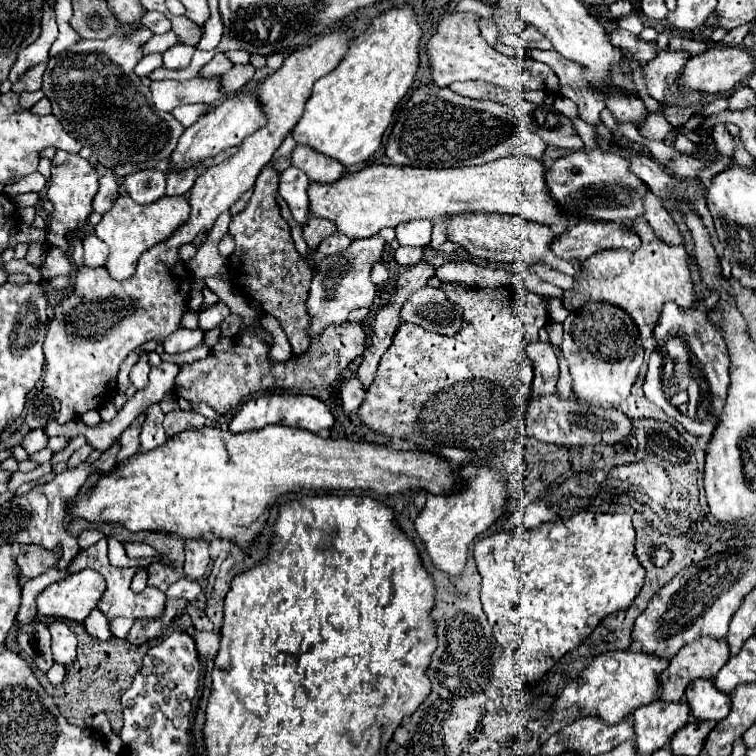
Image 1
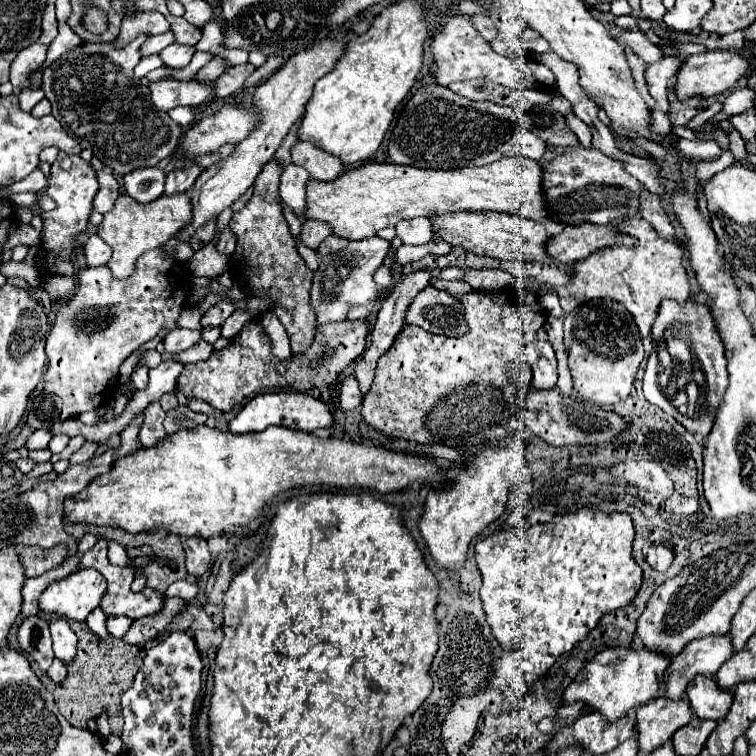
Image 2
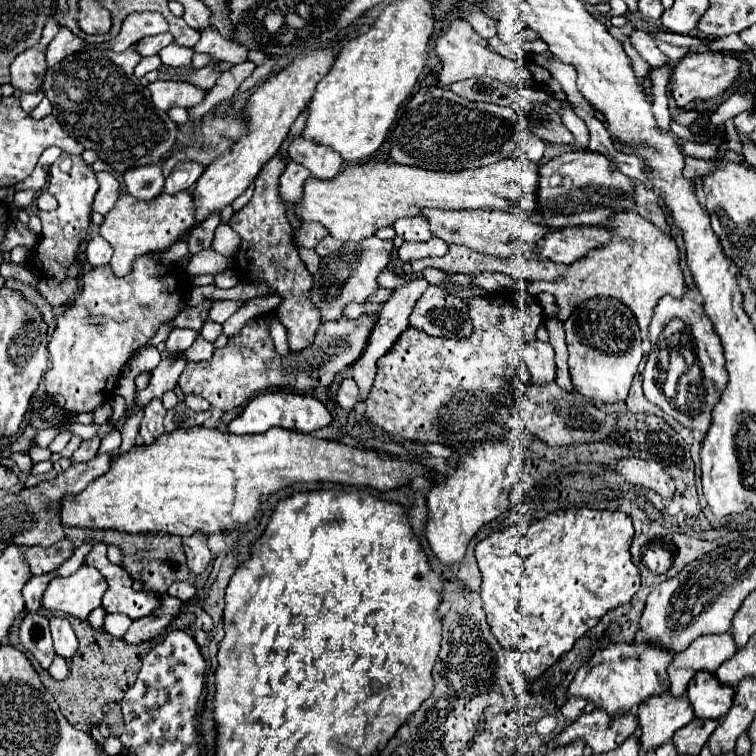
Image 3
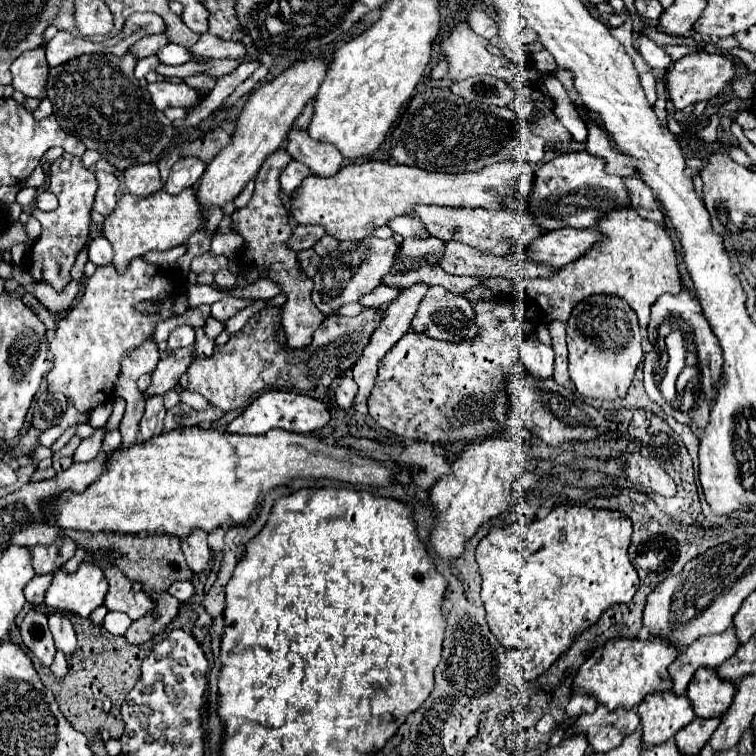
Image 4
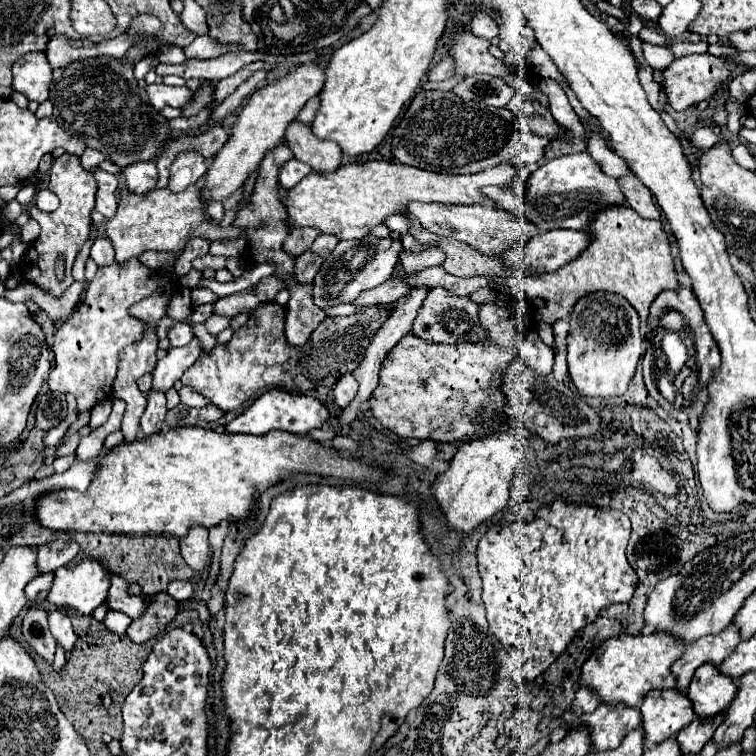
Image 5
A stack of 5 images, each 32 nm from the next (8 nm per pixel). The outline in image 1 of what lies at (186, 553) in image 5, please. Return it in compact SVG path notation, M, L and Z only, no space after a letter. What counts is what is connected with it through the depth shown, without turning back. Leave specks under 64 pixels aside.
M186 540L186 562L184 562L184 576L190 580L198 580L206 574L210 564L208 544L202 540Z

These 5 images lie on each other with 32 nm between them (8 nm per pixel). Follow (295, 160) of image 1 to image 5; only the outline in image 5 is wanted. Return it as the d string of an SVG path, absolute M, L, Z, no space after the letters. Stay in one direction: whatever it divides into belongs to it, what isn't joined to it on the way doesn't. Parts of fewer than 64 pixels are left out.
M294 120L286 130L286 144L292 150L294 158L308 164L318 174L332 174L342 162L342 152L336 144L328 144L328 140L316 140L308 132L310 126Z

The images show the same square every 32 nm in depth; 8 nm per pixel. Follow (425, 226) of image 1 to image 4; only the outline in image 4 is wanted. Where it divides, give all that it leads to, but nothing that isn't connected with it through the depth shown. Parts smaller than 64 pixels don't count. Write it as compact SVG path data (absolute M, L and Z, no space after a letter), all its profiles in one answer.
M398 216L396 220L390 220L388 226L396 234L400 234L402 238L420 238L420 240L426 240L430 236L426 232L424 222L420 222L420 218L416 218L416 216Z

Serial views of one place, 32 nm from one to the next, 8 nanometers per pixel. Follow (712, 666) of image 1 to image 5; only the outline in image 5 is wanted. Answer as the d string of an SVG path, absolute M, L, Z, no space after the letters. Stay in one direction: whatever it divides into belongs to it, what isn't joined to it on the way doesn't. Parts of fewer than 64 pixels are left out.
M730 624L720 634L704 636L692 642L686 648L686 652L672 664L672 674L676 678L676 690L684 692L688 688L698 666L702 664L720 666L722 660L726 660L736 650L738 644L740 644L740 636L738 636L736 624Z

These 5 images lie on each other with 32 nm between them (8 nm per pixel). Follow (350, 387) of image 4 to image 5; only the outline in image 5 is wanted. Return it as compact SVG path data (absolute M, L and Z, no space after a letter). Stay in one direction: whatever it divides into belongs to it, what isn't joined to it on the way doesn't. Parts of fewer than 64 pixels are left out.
M344 374L344 376L338 380L336 388L334 388L336 404L338 404L340 408L346 408L346 406L354 400L356 390L358 390L358 384L356 384L354 376L352 376L352 374Z

